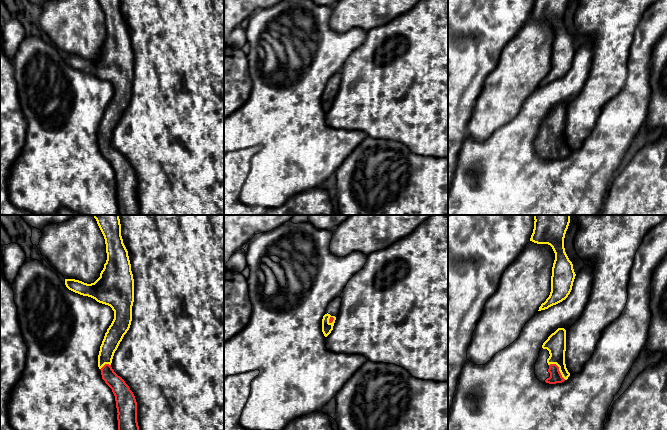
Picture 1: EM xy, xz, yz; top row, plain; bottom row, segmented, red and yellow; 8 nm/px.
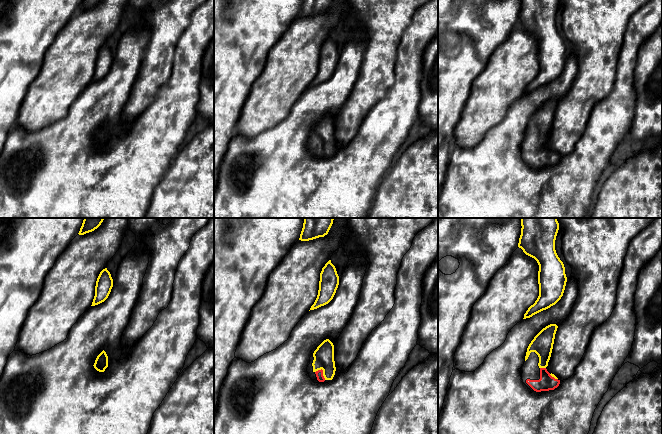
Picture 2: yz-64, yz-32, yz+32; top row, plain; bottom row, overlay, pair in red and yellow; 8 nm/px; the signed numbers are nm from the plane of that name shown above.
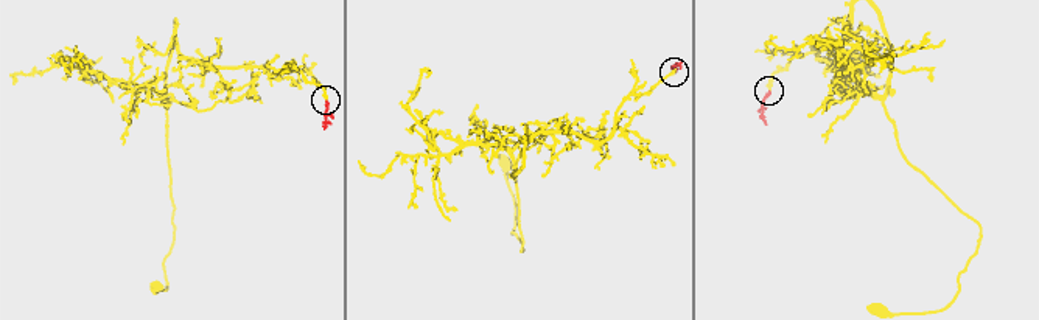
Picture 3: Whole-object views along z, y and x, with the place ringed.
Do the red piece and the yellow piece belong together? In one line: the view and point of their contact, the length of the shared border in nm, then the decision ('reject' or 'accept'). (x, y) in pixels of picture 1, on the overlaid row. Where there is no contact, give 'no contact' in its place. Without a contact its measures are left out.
yz (558, 369) | 180 nm | accept

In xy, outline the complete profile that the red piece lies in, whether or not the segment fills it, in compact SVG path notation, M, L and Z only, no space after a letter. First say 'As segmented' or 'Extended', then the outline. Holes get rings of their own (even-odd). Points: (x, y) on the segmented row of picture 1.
Extended. M93 215L104 236L107 260L100 277L91 284L75 279L65 279L66 287L80 295L88 296L97 302L108 305L114 311L114 319L105 333L98 355L98 367L102 379L112 389L117 408L118 430L139 430L137 422L137 402L133 392L125 381L118 376L111 367L112 359L124 335L130 328L132 321L132 306L134 302L134 279L128 251L121 236L119 215Z

